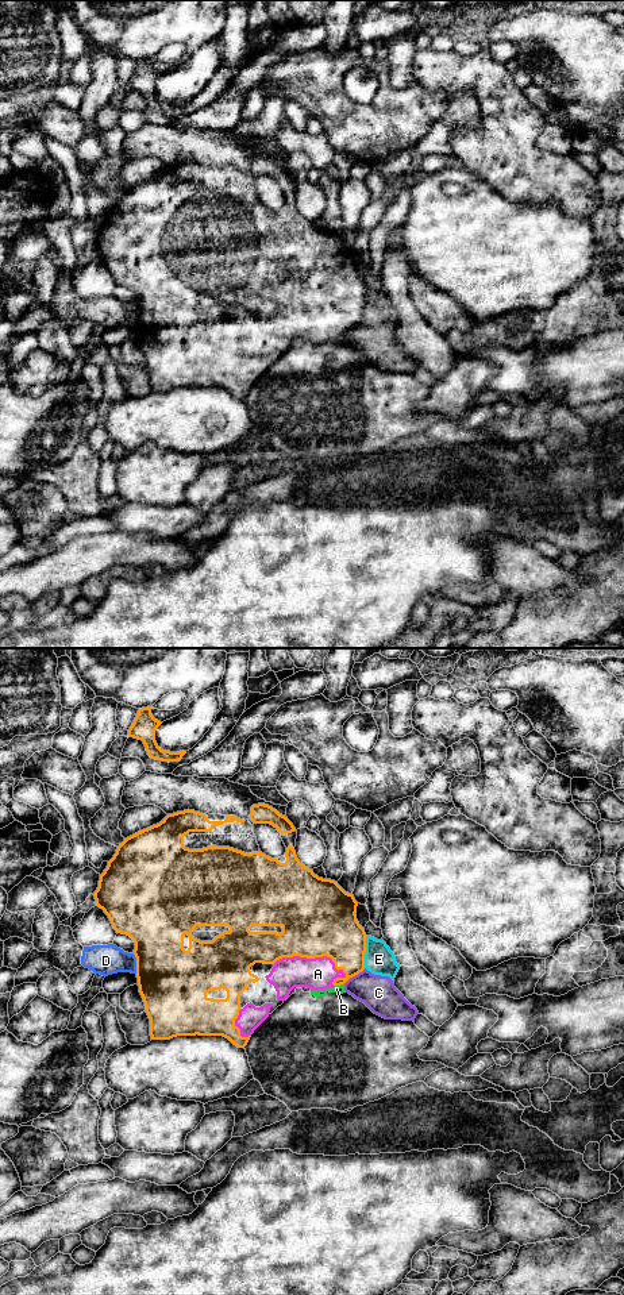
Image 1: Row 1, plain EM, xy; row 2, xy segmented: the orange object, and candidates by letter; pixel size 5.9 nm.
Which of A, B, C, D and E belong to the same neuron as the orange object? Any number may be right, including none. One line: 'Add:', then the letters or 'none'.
Add: A

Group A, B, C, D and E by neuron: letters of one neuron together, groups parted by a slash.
A / B / C E / D

